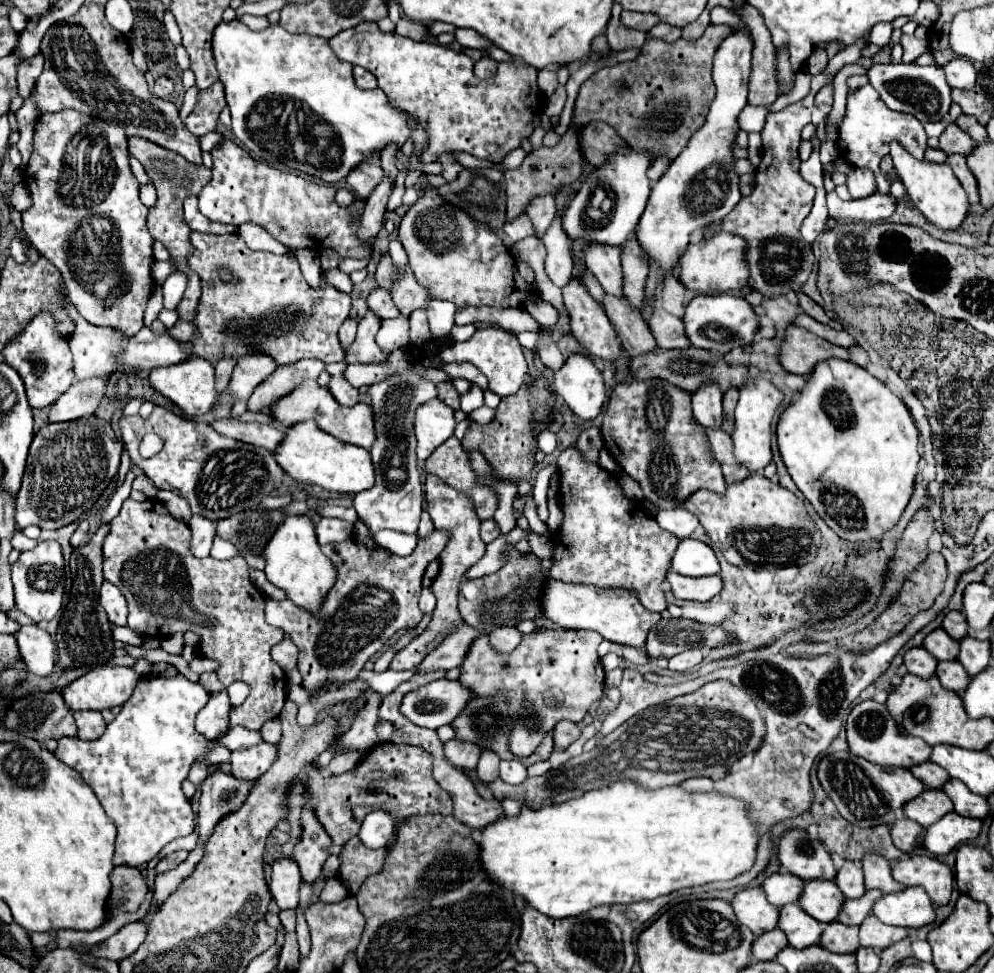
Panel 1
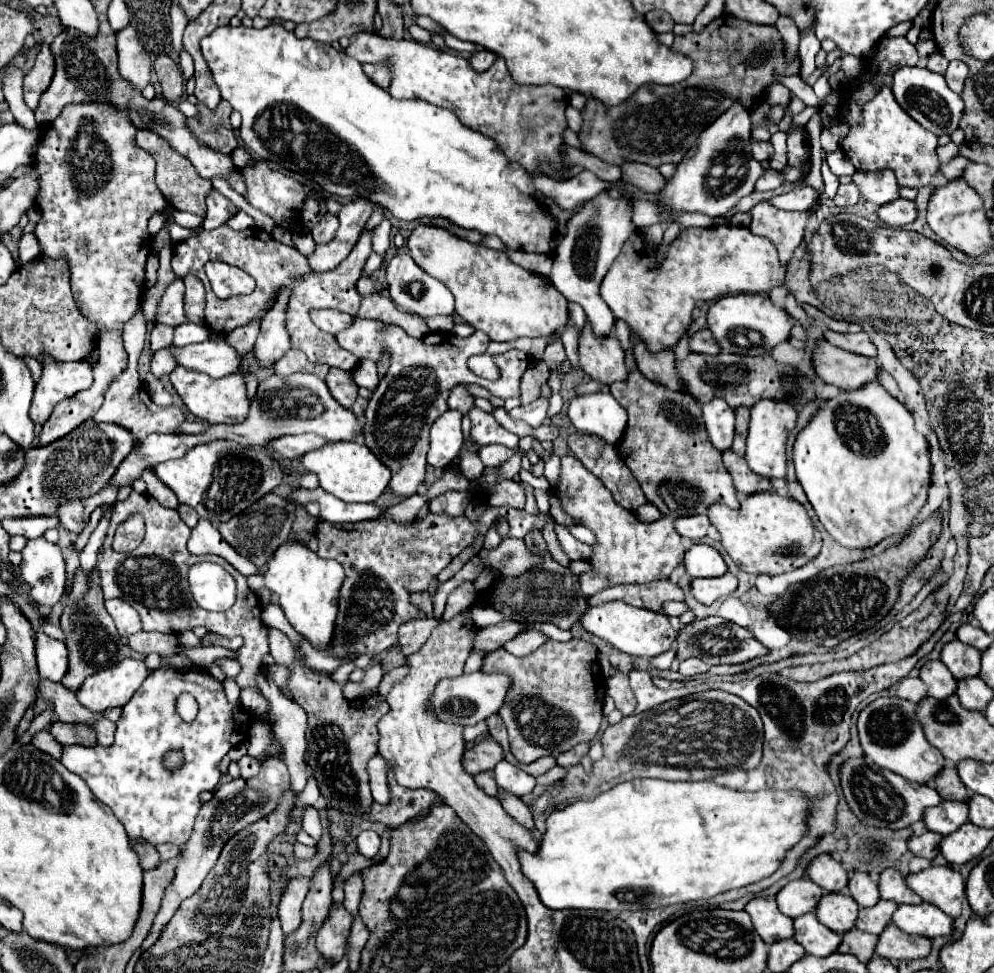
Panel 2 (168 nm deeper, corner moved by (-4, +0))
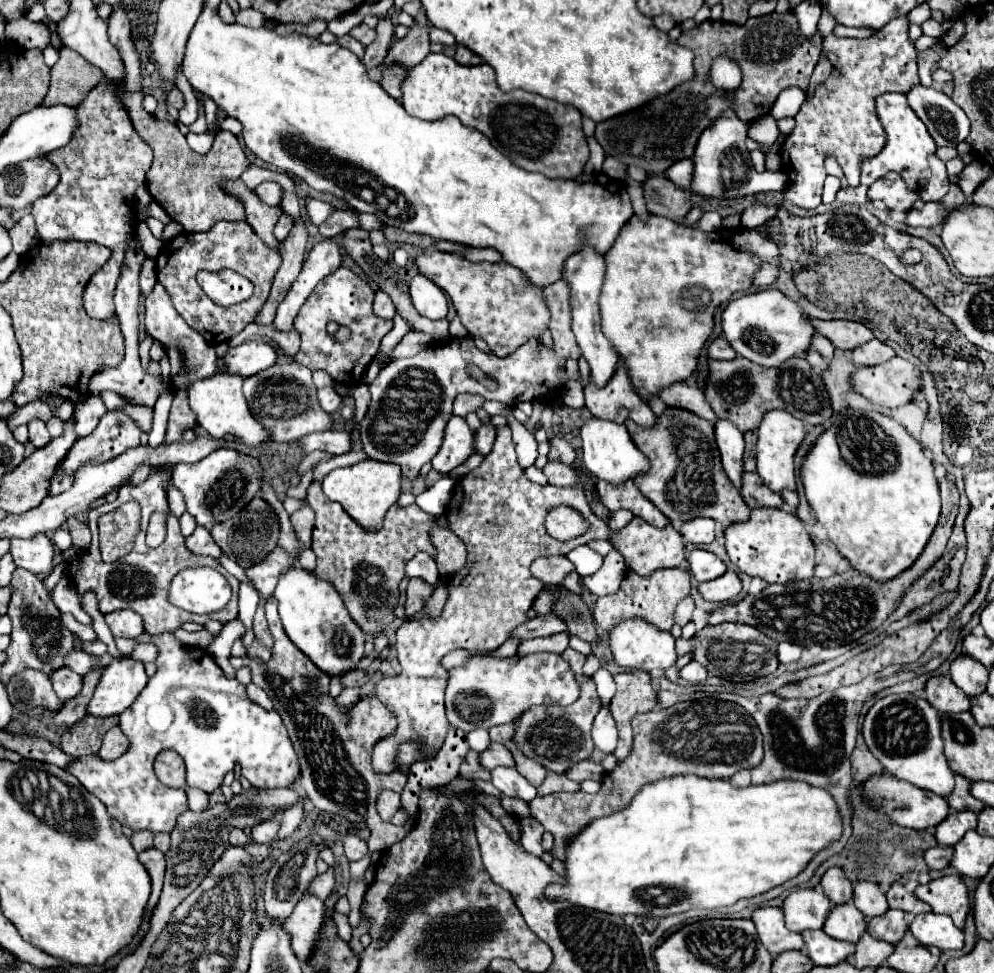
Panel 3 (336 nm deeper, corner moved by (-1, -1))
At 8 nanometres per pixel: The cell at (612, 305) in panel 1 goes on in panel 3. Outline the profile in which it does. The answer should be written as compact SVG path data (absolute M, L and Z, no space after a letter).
M674 382L672 386L662 388L658 392L658 396L668 406L686 408L686 410L696 412L698 416L702 416L702 418L706 418L710 422L716 422L718 420L718 416L712 412L710 404L706 402L702 390L696 384L690 384L690 382Z

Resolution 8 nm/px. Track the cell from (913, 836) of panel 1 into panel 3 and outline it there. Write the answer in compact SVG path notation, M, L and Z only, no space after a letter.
M932 846L924 852L924 860L926 860L928 868L932 868L932 870L942 870L944 866L948 866L950 856L952 856L950 846Z

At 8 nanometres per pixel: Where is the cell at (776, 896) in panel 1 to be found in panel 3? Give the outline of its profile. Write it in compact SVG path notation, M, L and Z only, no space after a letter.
M798 888L788 894L782 904L786 918L786 928L794 932L804 932L806 928L822 928L826 914L830 912L832 902L824 896L822 888Z

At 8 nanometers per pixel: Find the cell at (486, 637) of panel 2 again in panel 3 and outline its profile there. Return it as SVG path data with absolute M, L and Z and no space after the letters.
M546 614L546 616L536 616L532 620L526 620L522 624L518 624L508 638L514 640L530 640L530 638L538 638L538 636L550 636L550 634L558 634L558 632L566 632L566 624L562 624L562 620L556 620L554 614Z

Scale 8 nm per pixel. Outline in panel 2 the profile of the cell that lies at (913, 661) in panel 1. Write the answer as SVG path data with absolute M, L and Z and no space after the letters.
M929 661L921 667L919 677L929 687L927 695L935 699L947 699L949 695L955 695L957 681L953 675L949 675L949 669L941 661Z

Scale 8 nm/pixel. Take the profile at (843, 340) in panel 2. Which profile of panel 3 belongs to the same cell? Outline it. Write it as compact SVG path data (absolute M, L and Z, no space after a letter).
M872 338L866 344L850 350L850 356L856 366L870 366L870 364L882 364L882 362L890 360L892 356L896 356L896 352L890 346L882 344L880 340Z

